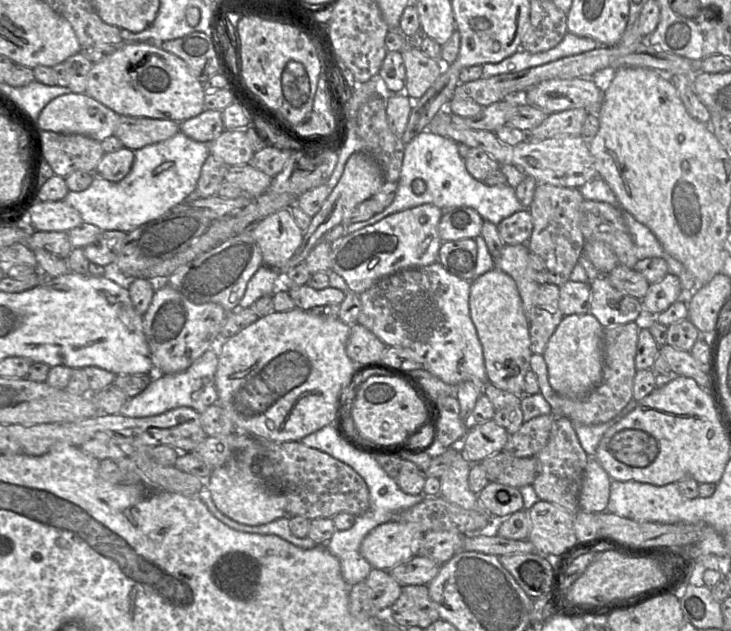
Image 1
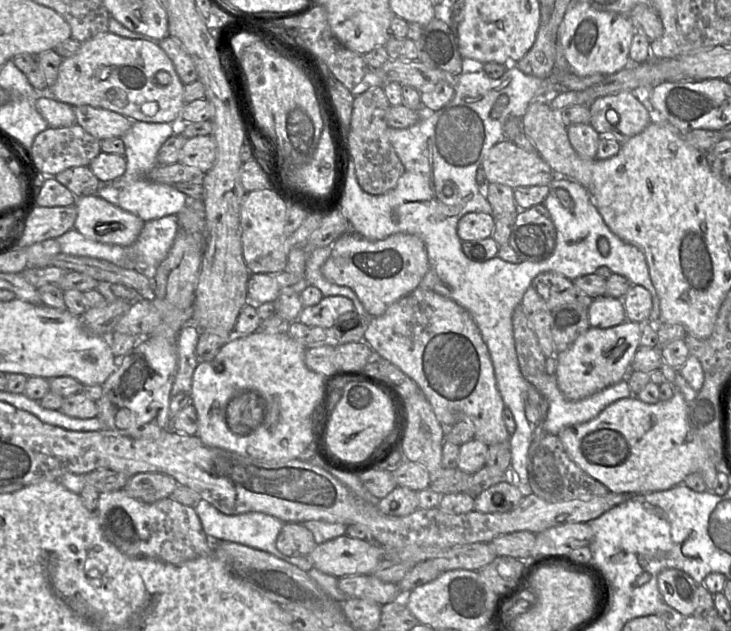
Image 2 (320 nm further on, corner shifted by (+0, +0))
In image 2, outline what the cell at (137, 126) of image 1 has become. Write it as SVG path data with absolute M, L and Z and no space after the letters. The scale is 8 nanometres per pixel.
M90 105L74 106L76 123L99 140L121 137L133 121L117 112Z

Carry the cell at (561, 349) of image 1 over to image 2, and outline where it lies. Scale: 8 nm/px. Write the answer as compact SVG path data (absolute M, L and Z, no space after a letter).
M626 320L614 327L591 327L566 350L556 353L557 384L569 401L587 398L626 379L635 353L640 348L643 324Z

